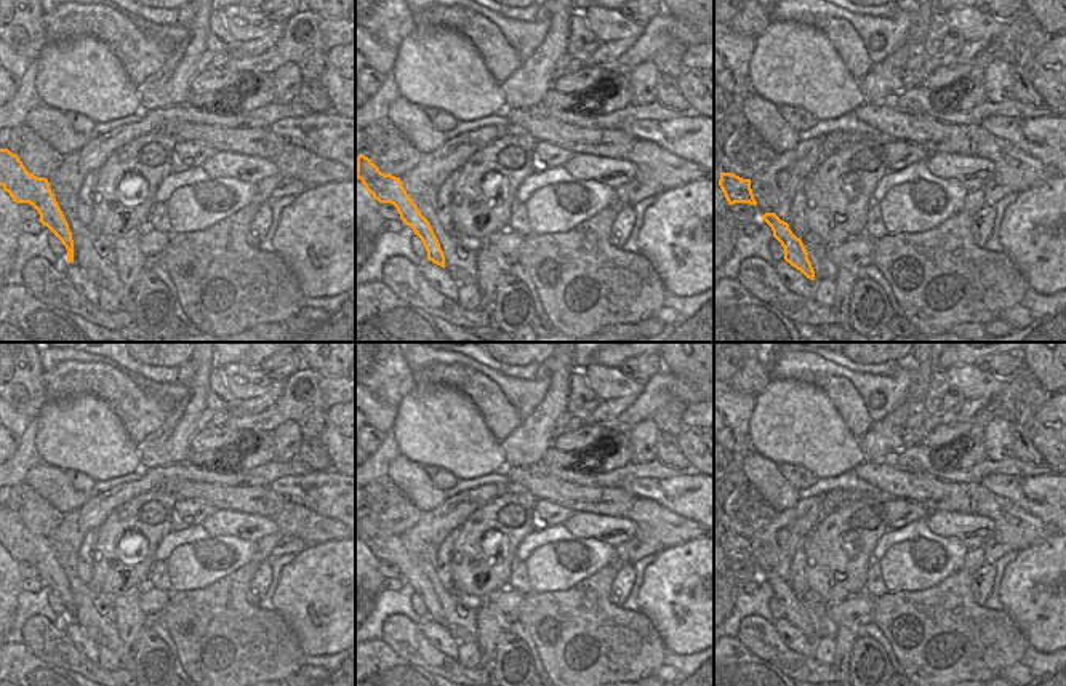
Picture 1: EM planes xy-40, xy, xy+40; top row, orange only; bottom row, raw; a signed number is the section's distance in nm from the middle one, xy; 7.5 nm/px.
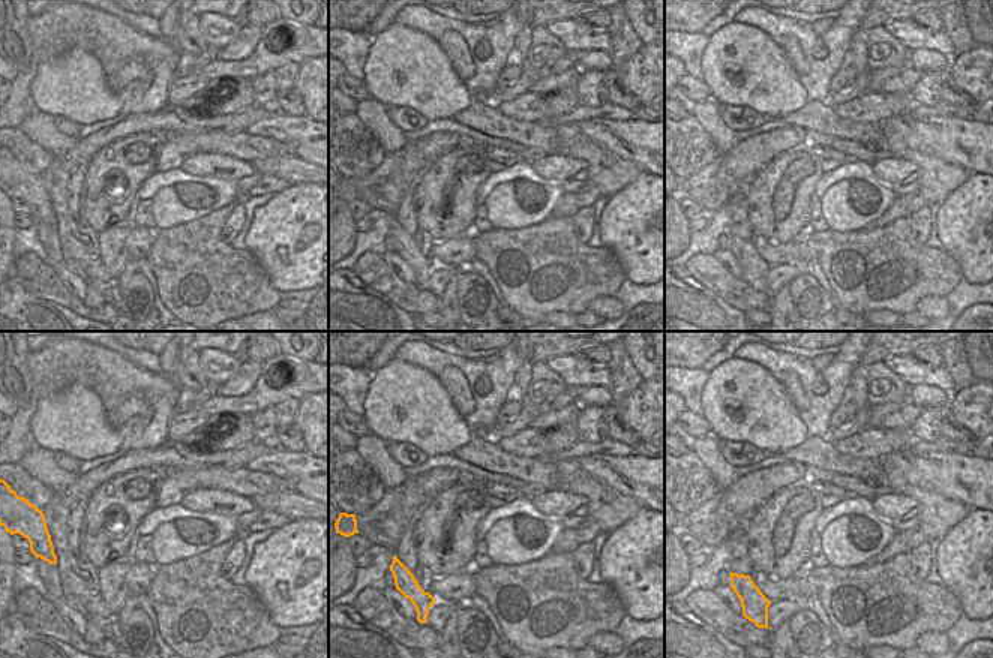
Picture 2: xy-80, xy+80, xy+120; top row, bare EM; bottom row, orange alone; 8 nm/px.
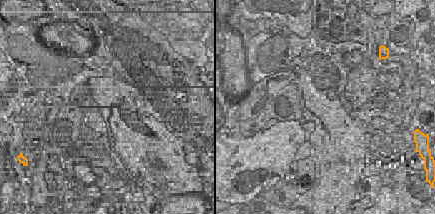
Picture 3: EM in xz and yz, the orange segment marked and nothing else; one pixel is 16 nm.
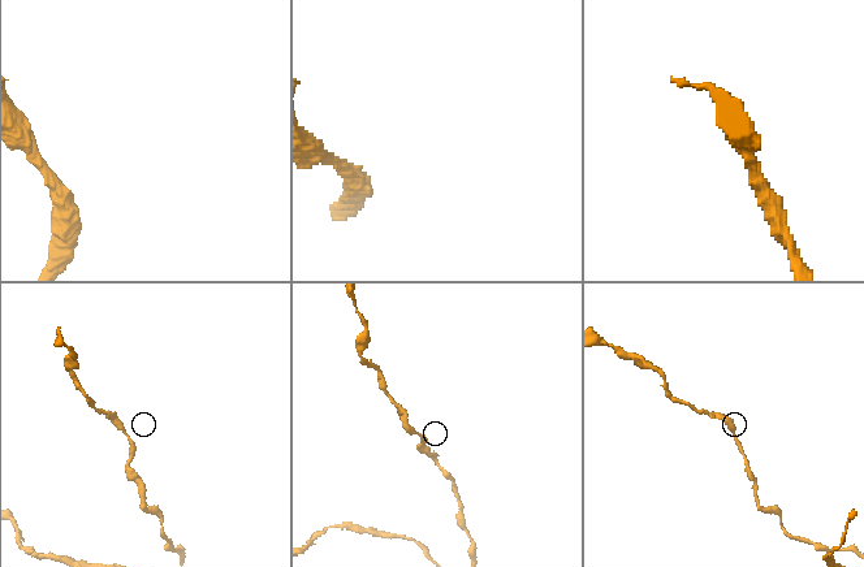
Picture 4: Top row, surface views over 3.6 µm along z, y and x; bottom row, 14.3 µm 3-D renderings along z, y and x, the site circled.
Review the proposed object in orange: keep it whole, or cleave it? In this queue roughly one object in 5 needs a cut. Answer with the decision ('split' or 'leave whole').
leave whole

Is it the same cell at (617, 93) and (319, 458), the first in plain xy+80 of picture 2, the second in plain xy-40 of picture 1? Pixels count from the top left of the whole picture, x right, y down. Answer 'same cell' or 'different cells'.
same cell

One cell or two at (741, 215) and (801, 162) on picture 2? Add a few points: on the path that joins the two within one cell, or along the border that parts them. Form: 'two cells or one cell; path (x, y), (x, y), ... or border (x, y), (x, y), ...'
two cells; border (746, 198), (747, 219), (753, 231)

